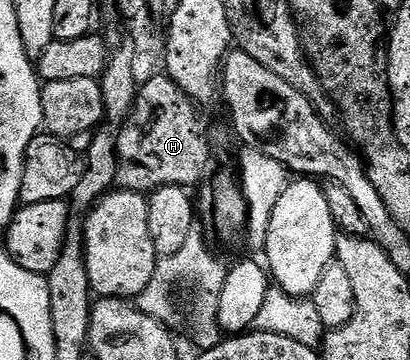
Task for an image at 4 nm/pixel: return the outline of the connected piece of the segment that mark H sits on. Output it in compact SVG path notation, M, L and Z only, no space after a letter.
M161 74L139 86L136 103L117 137L117 186L148 195L164 186L194 188L205 178L213 162L213 146L209 143L209 130L201 119L202 111L196 102L175 84L172 78Z

